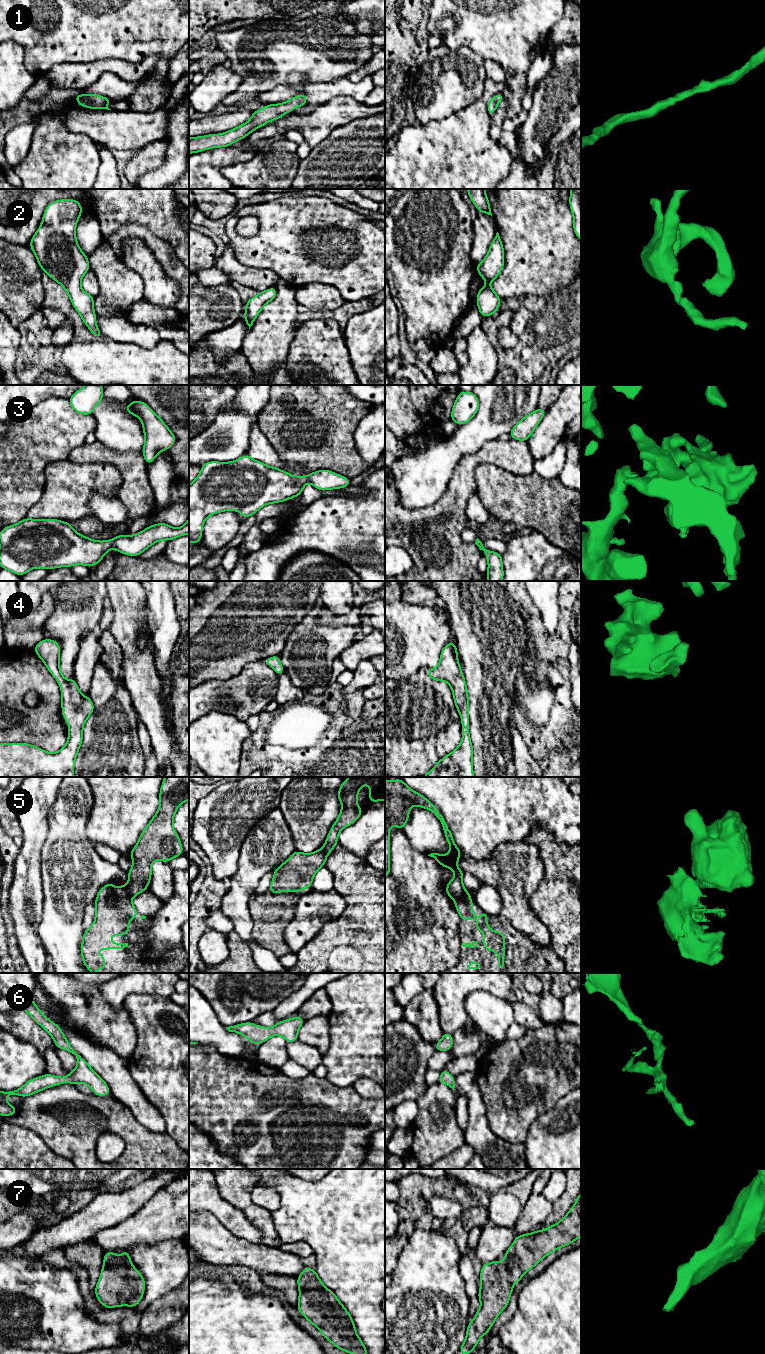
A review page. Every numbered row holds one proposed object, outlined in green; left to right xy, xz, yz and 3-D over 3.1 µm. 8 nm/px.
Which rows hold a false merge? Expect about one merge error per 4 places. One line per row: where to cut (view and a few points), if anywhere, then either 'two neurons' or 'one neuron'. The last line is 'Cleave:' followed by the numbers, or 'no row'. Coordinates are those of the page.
1: no cut; one neuron
2: no cut; one neuron
3: no cut; one neuron
4: no cut; one neuron
5: cut in yz along (466, 891), (455, 901); two neurons
6: no cut; one neuron
7: no cut; one neuron
Cleave: 5

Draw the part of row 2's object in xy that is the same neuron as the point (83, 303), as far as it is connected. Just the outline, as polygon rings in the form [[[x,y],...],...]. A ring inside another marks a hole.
[[[74,199],[49,203],[29,246],[42,271],[62,285],[90,332],[101,338],[103,334],[96,324],[94,295],[84,292],[80,285],[81,279],[90,270],[88,257],[79,247],[75,235],[82,212],[81,203]]]

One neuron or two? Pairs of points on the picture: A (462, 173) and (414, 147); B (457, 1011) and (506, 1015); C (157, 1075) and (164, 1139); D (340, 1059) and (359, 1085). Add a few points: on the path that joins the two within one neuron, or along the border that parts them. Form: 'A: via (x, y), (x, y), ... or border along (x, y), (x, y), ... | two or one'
A: via (450, 165), (429, 147), (426, 147) | one
B: border along (476, 990), (465, 1000), (465, 1011), (470, 1019) | two
C: border along (166, 1131), (178, 1146) | two
D: border along (374, 1080), (359, 1078), (352, 1086) | two

